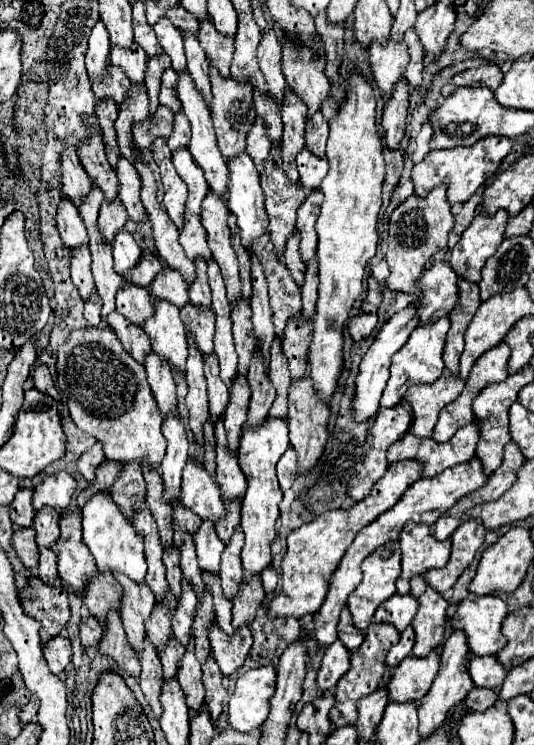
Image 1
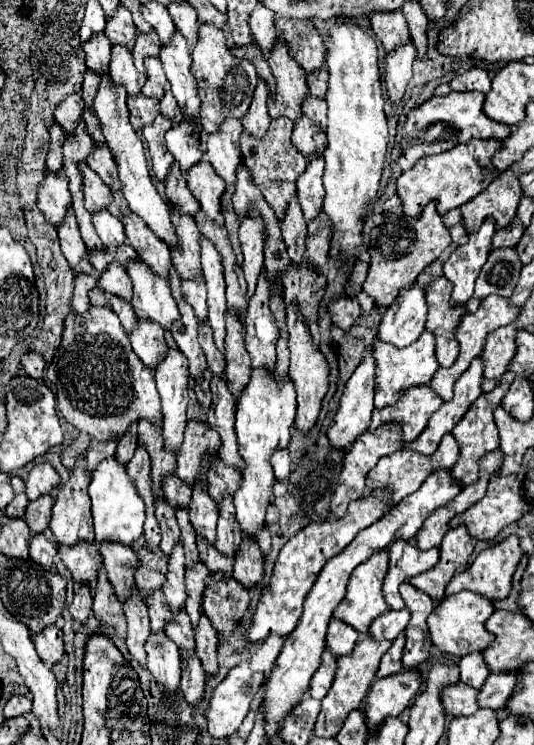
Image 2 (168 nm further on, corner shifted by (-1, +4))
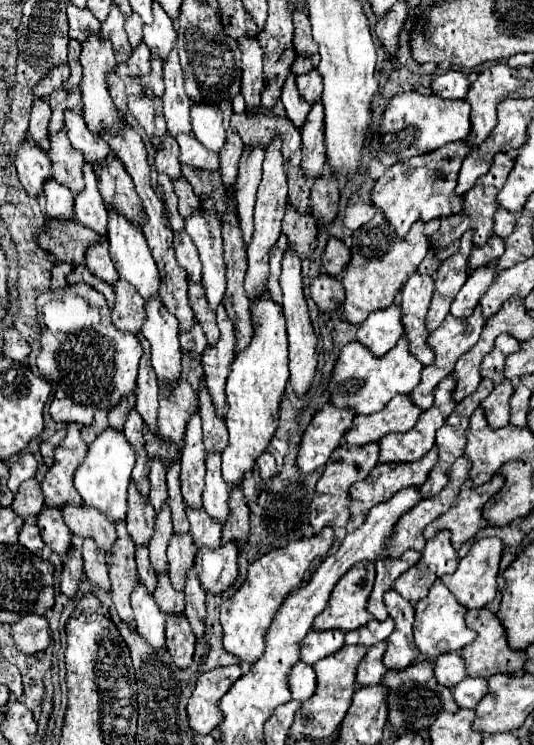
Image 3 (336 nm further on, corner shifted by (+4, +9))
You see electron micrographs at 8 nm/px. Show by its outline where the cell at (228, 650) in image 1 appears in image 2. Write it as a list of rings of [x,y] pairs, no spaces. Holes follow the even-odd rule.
[[[210,573],[202,605],[218,635],[228,637],[236,629],[236,623],[248,611],[248,603],[250,591],[234,577],[224,577],[224,573]]]

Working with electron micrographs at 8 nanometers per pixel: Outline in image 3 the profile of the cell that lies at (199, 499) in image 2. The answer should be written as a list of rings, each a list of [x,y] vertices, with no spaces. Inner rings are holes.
[[[195,414],[187,424],[185,446],[181,450],[181,492],[185,506],[191,510],[203,508],[203,476],[205,448],[201,440],[201,418]]]

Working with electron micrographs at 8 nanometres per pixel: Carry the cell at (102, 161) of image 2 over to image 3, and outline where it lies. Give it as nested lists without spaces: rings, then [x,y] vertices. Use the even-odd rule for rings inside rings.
[[[75,112],[65,114],[65,132],[67,132],[73,148],[79,150],[93,168],[103,164],[107,154],[111,152],[111,148],[105,144],[103,138],[89,132],[81,114],[75,114]]]

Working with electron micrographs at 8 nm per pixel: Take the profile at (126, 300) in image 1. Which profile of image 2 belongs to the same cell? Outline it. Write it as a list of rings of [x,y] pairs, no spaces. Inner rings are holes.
[[[120,263],[108,265],[108,269],[104,269],[104,273],[98,277],[96,285],[108,293],[114,293],[114,295],[126,299],[126,301],[132,299],[132,281]]]

